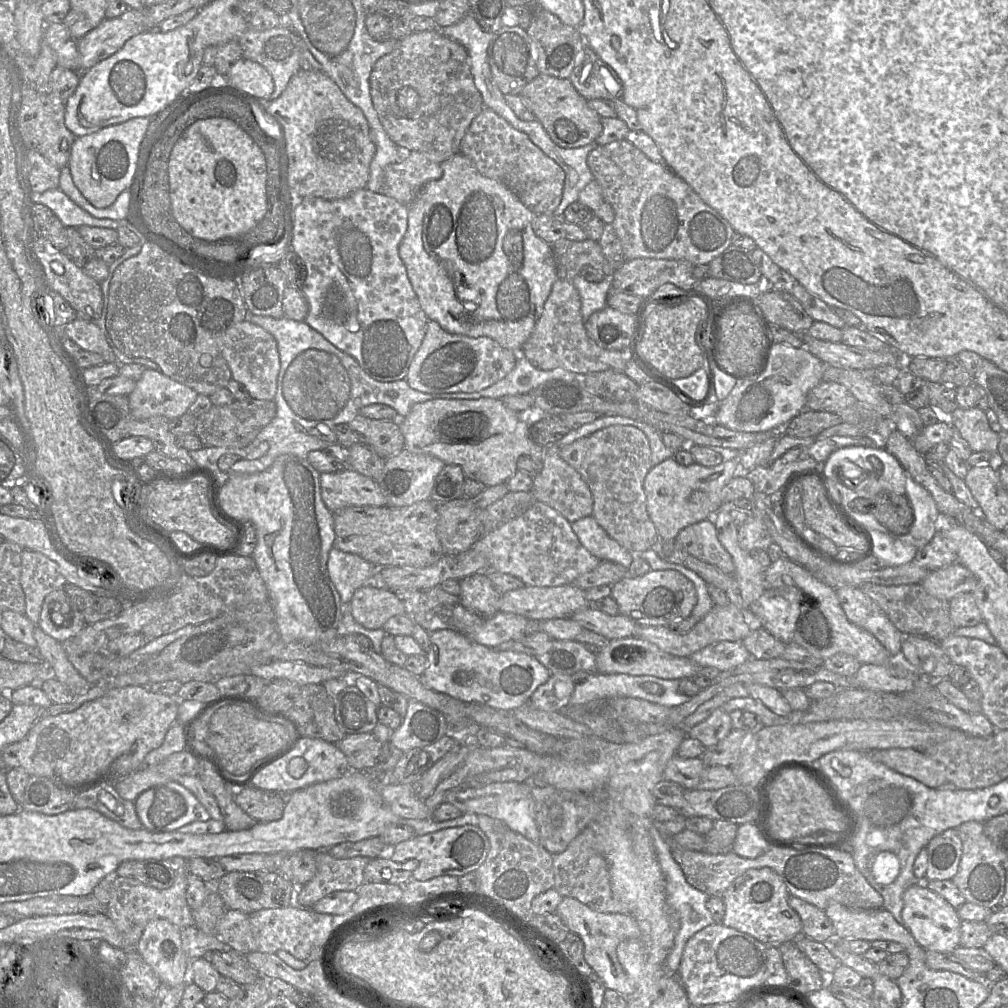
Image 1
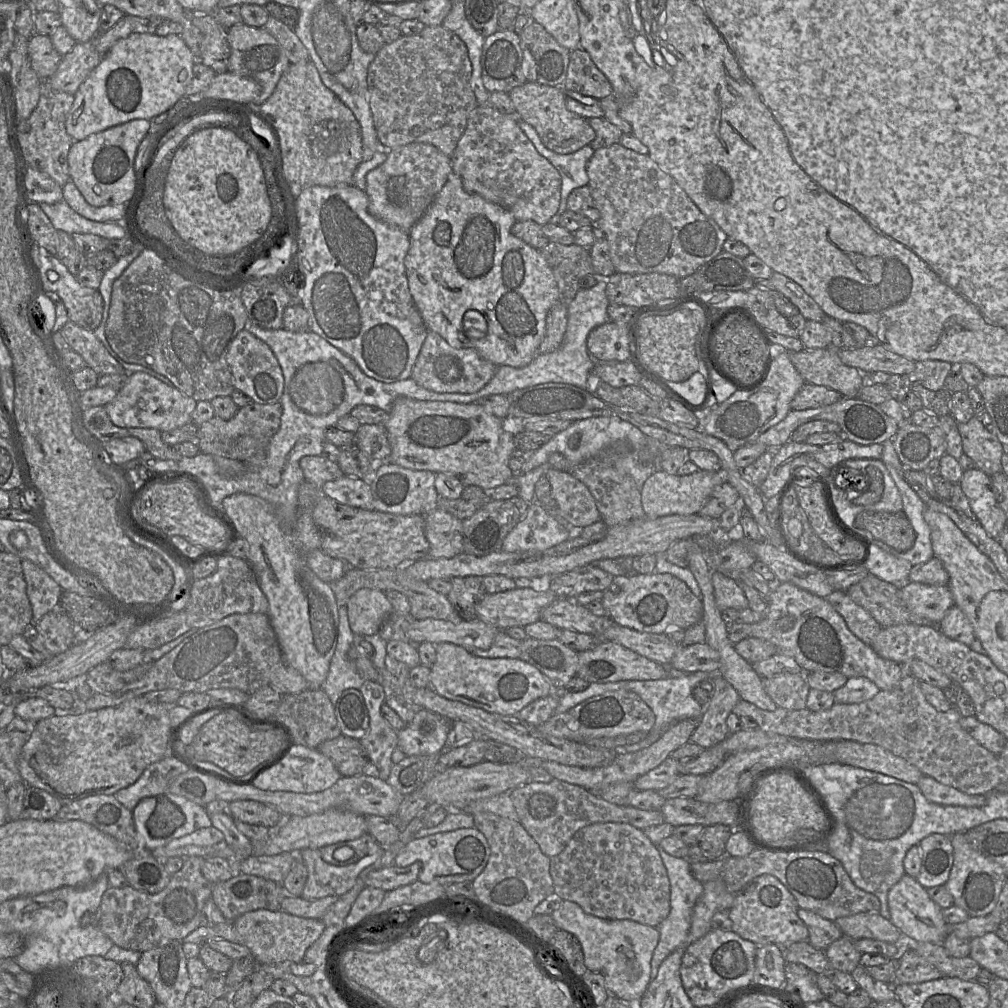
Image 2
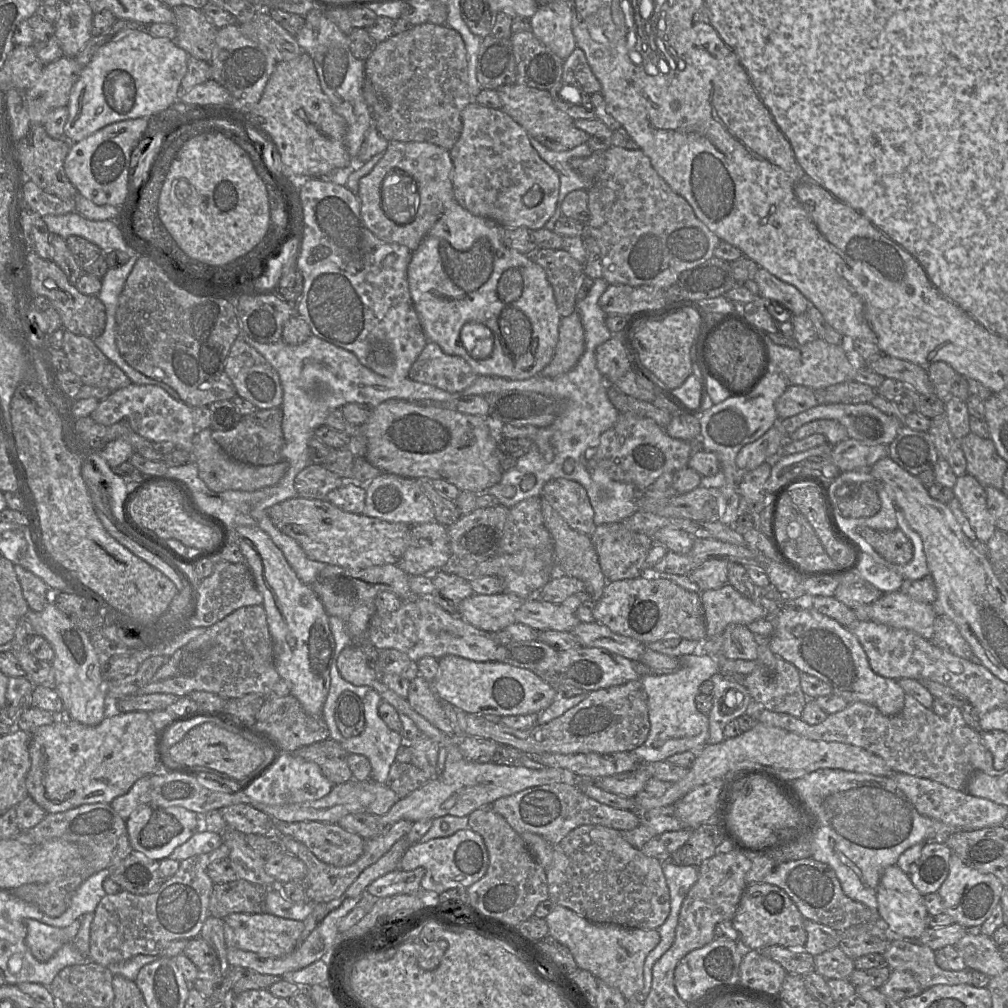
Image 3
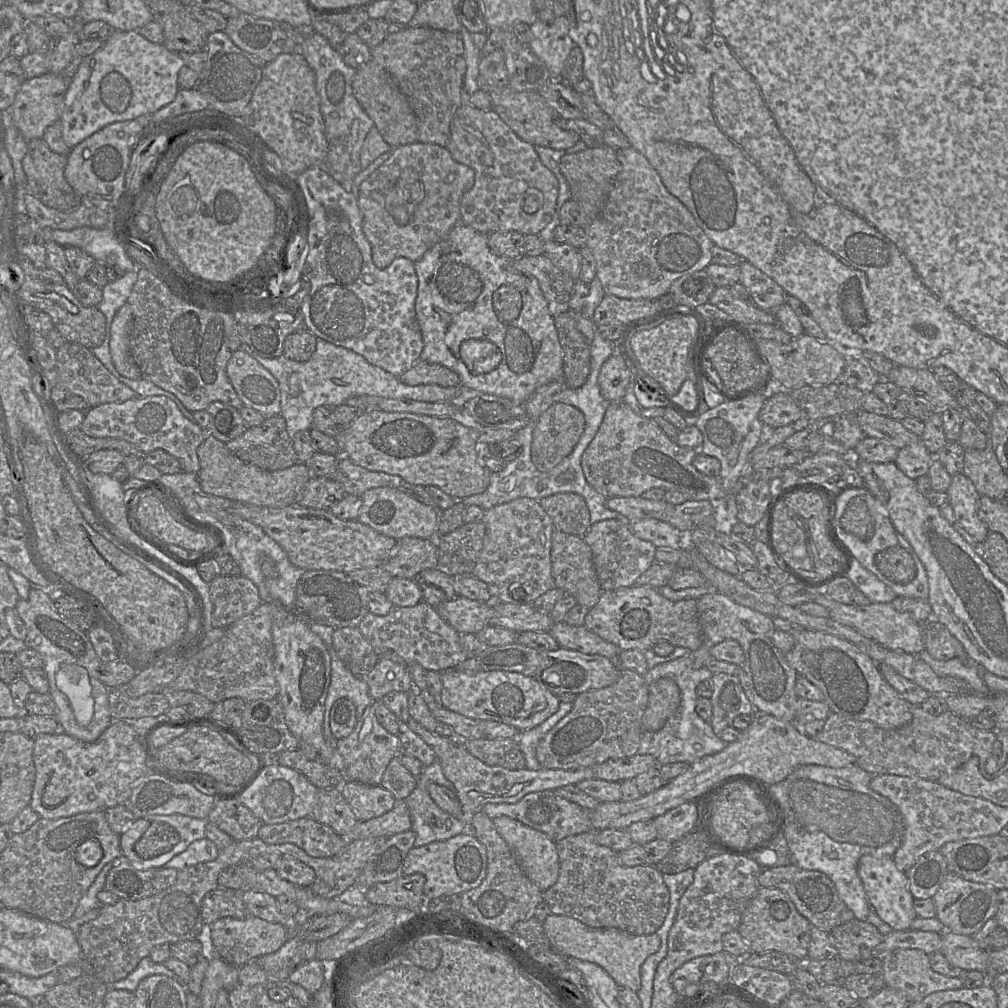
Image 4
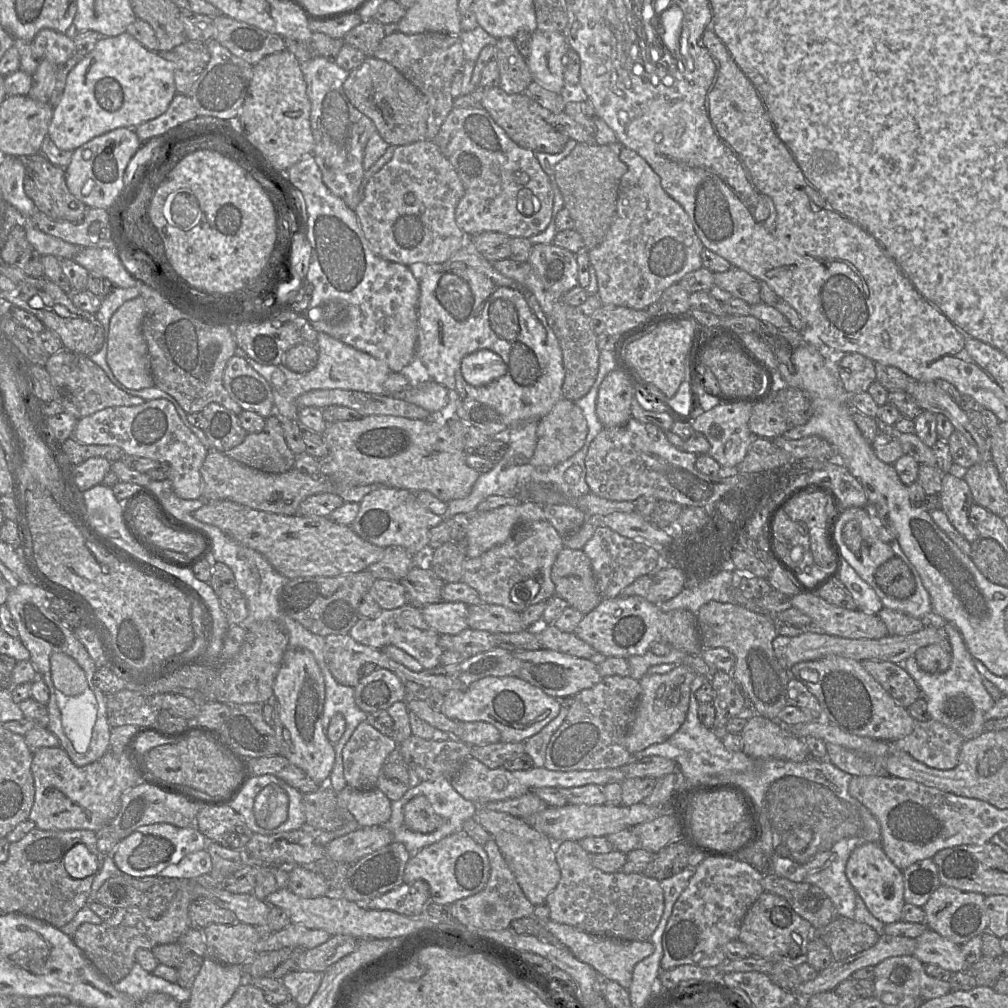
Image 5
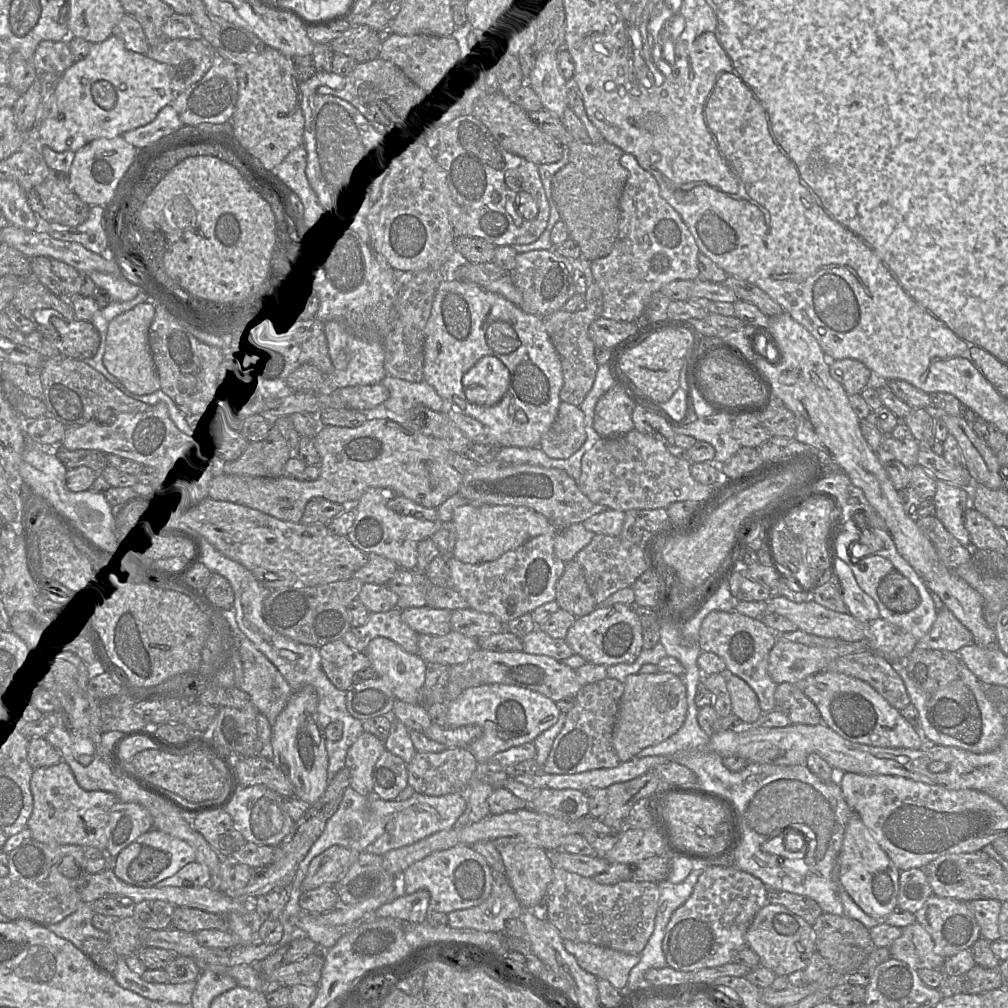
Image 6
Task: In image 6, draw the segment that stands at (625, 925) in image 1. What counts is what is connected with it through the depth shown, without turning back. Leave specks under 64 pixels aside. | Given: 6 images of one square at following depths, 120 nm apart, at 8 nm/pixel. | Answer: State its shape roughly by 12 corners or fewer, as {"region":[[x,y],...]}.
{"region":[[563,939],[582,969],[625,989],[640,955]]}

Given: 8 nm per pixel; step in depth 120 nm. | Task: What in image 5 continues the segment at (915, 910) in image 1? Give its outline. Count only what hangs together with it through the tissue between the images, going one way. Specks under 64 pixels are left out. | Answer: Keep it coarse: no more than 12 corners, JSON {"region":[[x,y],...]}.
{"region":[[880,843],[856,847],[845,873],[884,924],[901,920],[902,871]]}

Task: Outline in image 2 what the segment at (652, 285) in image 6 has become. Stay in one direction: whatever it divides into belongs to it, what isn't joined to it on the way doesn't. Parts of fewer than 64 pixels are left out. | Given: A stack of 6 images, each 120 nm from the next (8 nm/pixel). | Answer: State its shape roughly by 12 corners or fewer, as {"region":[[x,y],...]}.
{"region":[[594,151],[617,273],[678,279],[727,234],[648,155]]}

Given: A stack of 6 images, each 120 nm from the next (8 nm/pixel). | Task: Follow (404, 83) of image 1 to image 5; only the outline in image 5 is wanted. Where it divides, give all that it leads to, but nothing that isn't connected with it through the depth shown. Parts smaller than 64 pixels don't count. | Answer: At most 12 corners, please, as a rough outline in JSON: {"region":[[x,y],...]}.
{"region":[[459,35],[384,37],[373,57],[426,97],[433,140],[454,107]]}

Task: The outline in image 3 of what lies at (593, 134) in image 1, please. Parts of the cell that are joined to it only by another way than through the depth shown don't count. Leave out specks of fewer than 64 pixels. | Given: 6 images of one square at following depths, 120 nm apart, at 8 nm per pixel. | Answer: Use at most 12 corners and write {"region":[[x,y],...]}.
{"region":[[511,84],[501,109],[549,150],[567,151],[589,135],[548,90]]}

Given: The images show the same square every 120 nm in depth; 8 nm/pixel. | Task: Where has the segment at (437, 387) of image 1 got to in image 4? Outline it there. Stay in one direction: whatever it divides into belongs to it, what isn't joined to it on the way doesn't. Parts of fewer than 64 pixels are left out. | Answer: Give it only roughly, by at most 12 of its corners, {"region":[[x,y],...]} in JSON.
{"region":[[419,360],[399,376],[407,385],[452,387],[459,376],[440,364]]}

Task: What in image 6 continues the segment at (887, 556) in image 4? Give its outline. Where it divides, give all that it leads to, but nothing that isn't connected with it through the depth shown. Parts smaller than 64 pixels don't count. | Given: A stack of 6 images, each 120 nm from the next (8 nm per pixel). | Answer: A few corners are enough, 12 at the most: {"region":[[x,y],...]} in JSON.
{"region":[[895,568],[877,594],[895,613],[920,604],[917,588]]}

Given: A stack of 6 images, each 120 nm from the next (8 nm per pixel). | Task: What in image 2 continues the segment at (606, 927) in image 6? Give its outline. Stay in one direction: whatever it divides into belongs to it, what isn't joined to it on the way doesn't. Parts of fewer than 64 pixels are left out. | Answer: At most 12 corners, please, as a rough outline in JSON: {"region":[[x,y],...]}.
{"region":[[593,823],[550,857],[554,893],[604,919],[670,912],[658,847]]}

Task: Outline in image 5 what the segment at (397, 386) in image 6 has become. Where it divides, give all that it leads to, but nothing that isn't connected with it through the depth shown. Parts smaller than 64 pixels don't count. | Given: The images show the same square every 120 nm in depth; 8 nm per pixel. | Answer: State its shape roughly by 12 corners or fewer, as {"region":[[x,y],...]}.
{"region":[[433,380],[405,389],[405,400],[435,413],[449,390]]}

